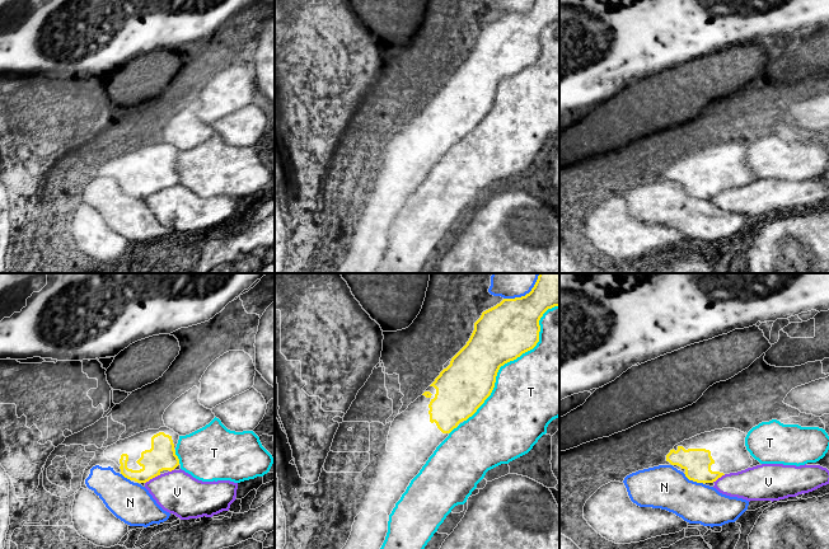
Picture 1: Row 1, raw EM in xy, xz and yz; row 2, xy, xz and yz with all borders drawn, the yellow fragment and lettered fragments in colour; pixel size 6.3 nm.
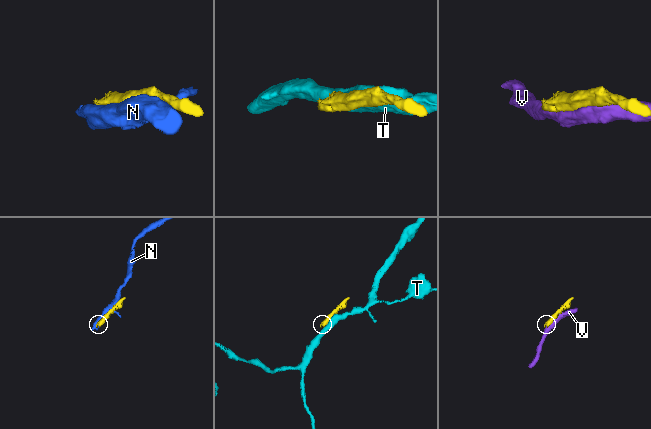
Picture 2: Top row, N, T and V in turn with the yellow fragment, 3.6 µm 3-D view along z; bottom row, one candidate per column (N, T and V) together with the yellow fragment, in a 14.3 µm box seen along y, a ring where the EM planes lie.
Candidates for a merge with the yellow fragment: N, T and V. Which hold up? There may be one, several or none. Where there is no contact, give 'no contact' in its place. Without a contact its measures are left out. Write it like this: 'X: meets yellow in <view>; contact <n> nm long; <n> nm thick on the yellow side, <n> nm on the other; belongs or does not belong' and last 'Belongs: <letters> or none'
N: meets yellow in xz; contact 220 nm long; 360 nm thick on the yellow side, 100 nm on the other; does not belong
T: meets yellow in xz; contact 950 nm long; 360 nm thick on the yellow side, 460 nm on the other; does not belong
V: meets yellow in xy; contact 120 nm long; 180 nm thick on the yellow side, 280 nm on the other; does not belong
Belongs: none

